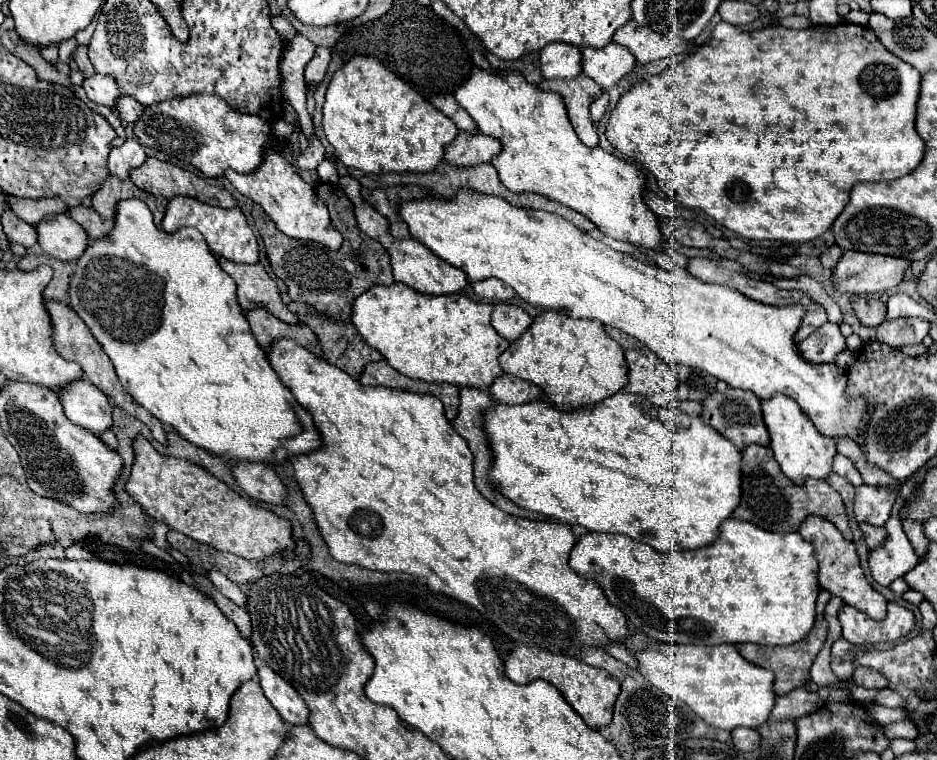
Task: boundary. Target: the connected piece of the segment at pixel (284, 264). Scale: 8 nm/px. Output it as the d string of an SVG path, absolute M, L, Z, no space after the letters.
M318 182L316 194L324 202L332 202L334 216L336 216L336 220L342 228L342 236L344 236L344 244L340 250L328 250L316 242L304 242L304 240L296 240L286 234L280 234L276 224L268 218L268 214L264 214L264 210L260 206L254 206L252 214L256 218L256 228L264 240L272 272L280 280L286 282L288 296L296 302L306 302L306 304L314 306L320 314L328 314L330 318L348 322L350 314L352 314L350 306L352 306L354 298L358 298L364 290L368 290L374 284L386 284L386 286L392 284L394 274L392 274L390 258L388 258L388 252L384 250L384 246L380 246L376 240L368 238L358 228L358 222L356 222L356 216L352 210L352 202L344 194L344 190L338 184Z

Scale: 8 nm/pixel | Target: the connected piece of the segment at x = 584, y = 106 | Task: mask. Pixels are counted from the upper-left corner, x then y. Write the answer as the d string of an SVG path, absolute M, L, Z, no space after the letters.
M580 74L578 78L572 80L542 80L540 86L552 92L558 92L568 108L570 122L578 134L578 138L586 146L596 146L598 144L598 132L594 128L594 122L590 118L590 104L602 96L602 88L592 82L586 74Z

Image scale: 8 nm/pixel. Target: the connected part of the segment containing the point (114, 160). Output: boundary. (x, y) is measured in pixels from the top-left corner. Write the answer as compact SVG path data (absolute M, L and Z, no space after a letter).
M126 140L122 146L112 148L108 158L108 168L114 176L128 178L128 172L132 168L138 168L144 162L146 162L146 154L142 146L136 140Z

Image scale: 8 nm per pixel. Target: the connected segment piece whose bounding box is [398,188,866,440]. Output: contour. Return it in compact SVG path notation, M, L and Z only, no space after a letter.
M468 188L456 190L452 200L428 196L422 200L400 202L398 216L408 226L408 232L414 240L424 244L444 262L464 270L470 282L486 280L492 276L500 278L502 282L510 284L524 302L532 306L538 306L542 310L566 308L572 318L588 318L604 326L610 324L612 328L618 328L648 346L666 364L686 364L706 370L718 380L728 382L728 386L732 388L752 390L760 400L768 400L774 394L786 394L800 404L802 412L808 414L808 418L822 434L830 438L848 436L852 440L858 440L858 430L866 422L866 406L860 400L846 400L846 370L806 364L800 358L796 344L792 342L792 334L798 330L800 318L804 314L802 306L768 308L744 298L744 294L728 286L708 284L694 276L688 276L684 268L666 270L638 262L636 258L616 252L590 238L586 232L578 230L562 216L544 210L516 208L504 202L504 198L480 194Z

